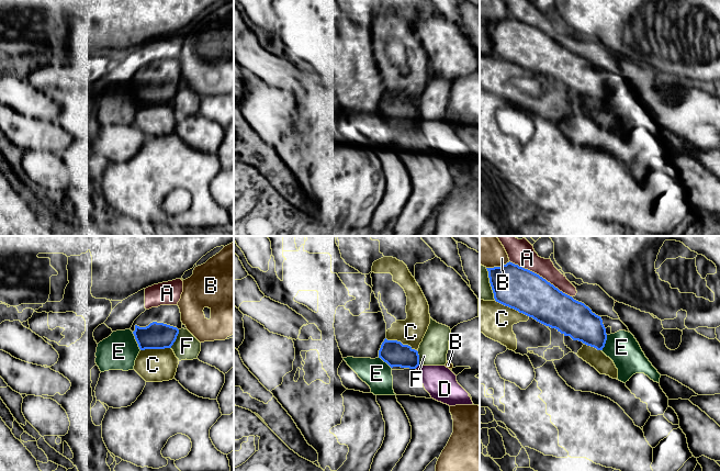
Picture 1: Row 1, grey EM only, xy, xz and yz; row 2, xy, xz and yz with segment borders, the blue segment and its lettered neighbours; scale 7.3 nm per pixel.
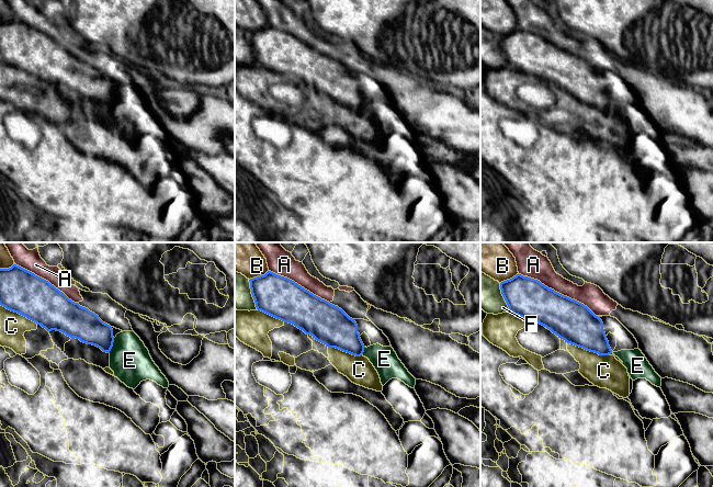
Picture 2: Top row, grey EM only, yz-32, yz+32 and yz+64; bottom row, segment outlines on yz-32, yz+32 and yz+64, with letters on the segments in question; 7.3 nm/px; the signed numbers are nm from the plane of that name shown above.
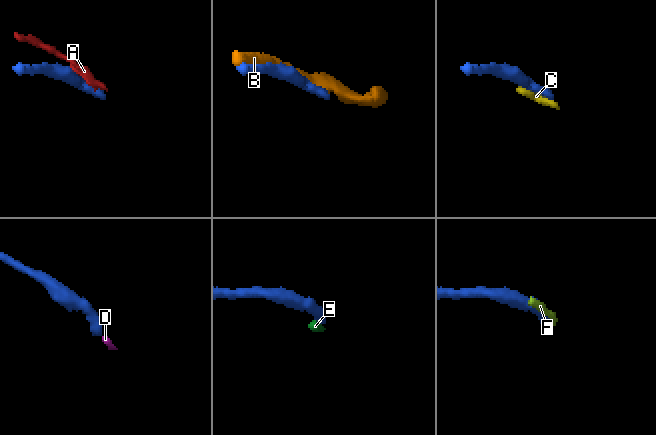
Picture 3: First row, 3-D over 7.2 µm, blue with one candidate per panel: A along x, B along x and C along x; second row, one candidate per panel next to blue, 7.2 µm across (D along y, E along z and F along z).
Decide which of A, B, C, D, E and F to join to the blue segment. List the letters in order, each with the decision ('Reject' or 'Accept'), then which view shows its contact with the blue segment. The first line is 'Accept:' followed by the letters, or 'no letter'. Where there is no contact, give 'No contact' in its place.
Accept: no letter
A: Reject. Touches blue in yz
B: Reject. Touches blue in yz
C: Reject. Touches blue in yz
D: Reject. Touches blue in xz
E: Reject. Touches blue in xy
F: Reject. Touches blue in xy

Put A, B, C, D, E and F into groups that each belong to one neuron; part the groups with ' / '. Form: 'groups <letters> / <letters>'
groups A / B / C / D F / E

